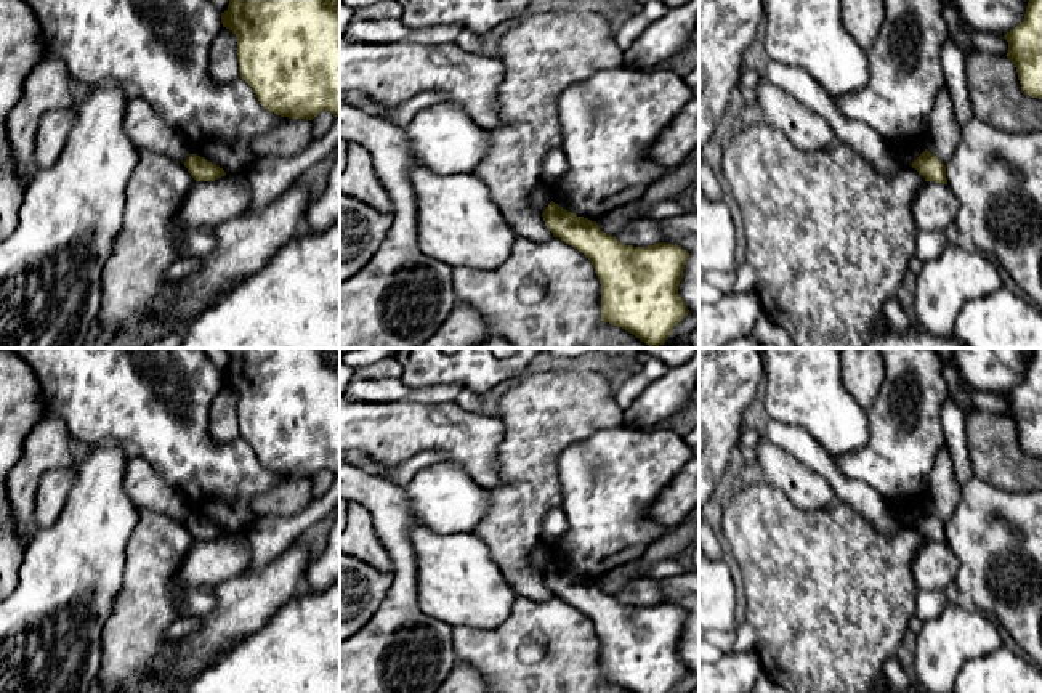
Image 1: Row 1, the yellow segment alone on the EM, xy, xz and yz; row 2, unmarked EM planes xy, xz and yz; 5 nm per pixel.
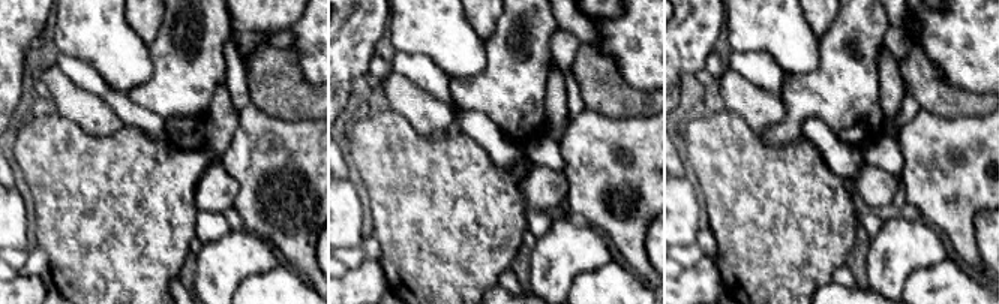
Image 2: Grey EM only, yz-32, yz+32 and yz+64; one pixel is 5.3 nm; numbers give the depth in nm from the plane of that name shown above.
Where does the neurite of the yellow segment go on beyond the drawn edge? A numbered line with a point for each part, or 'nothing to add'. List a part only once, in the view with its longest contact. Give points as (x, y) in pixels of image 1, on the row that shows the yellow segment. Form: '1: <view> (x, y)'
1: yz (906, 154)

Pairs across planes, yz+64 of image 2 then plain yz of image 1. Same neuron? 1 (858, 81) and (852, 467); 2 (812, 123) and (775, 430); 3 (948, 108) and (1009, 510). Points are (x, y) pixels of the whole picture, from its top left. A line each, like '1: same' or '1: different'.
1: same
2: same
3: different

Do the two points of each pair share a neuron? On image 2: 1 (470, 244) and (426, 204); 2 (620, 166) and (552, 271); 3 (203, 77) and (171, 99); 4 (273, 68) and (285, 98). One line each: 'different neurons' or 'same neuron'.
1: same neuron
2: different neurons
3: same neuron
4: same neuron

